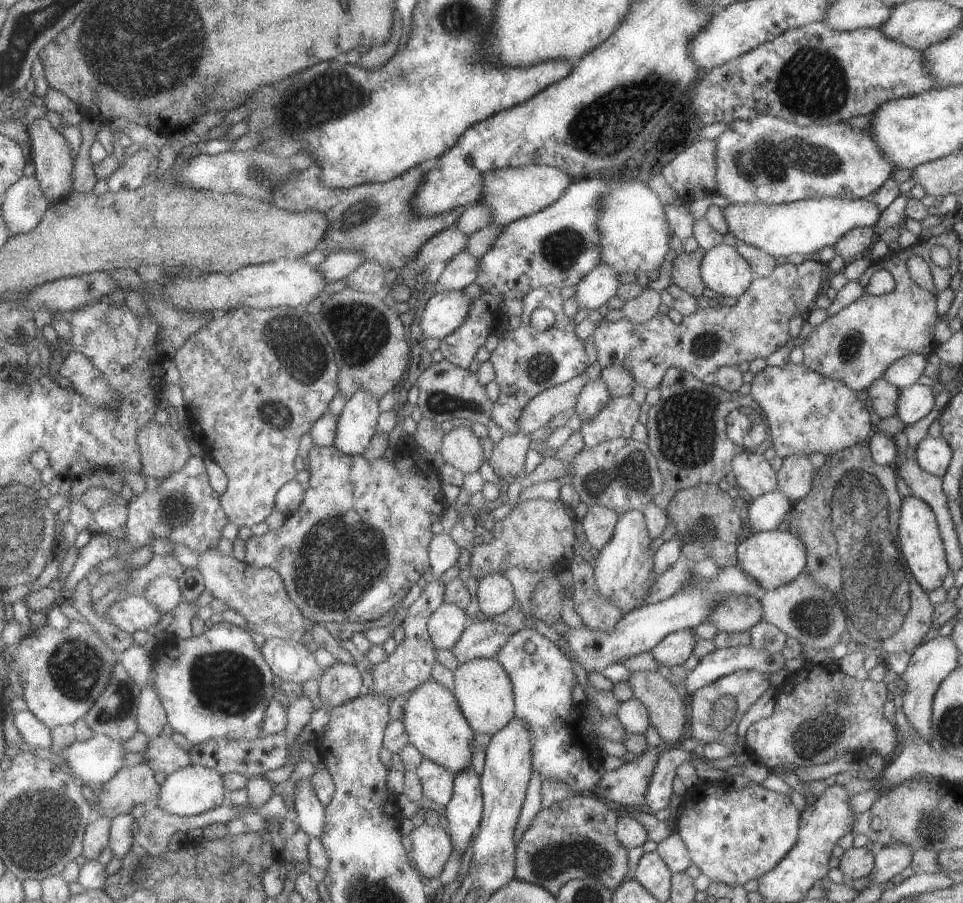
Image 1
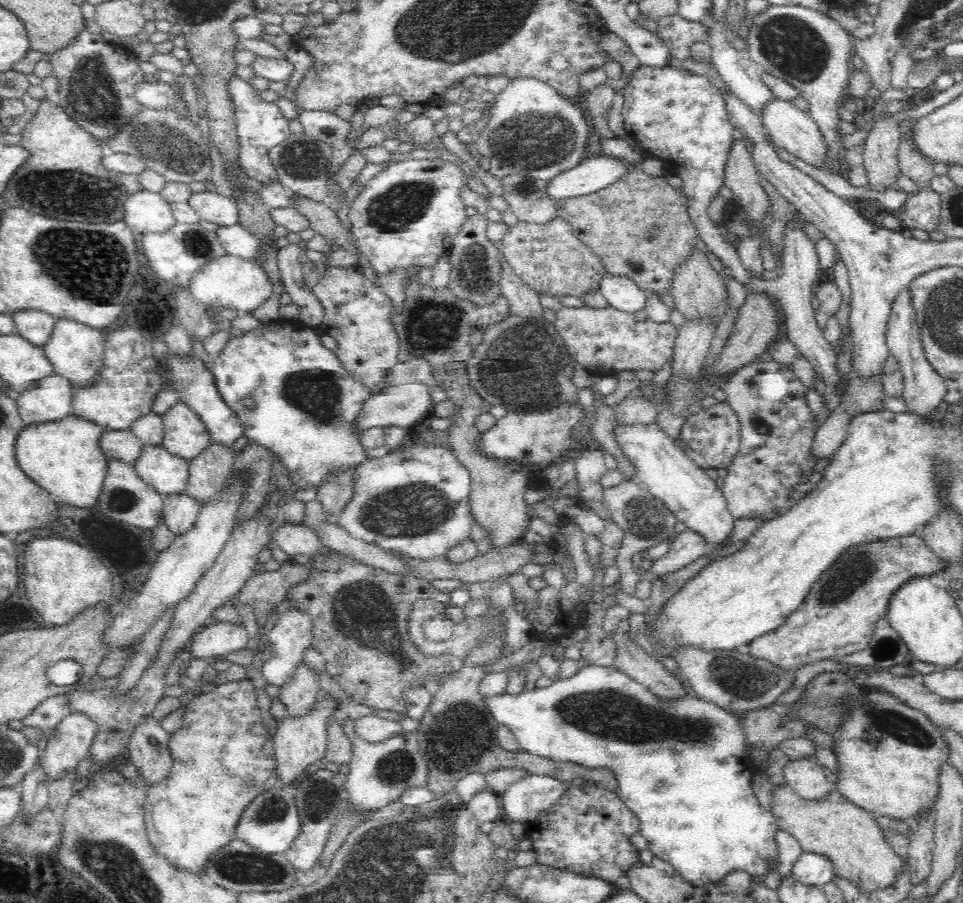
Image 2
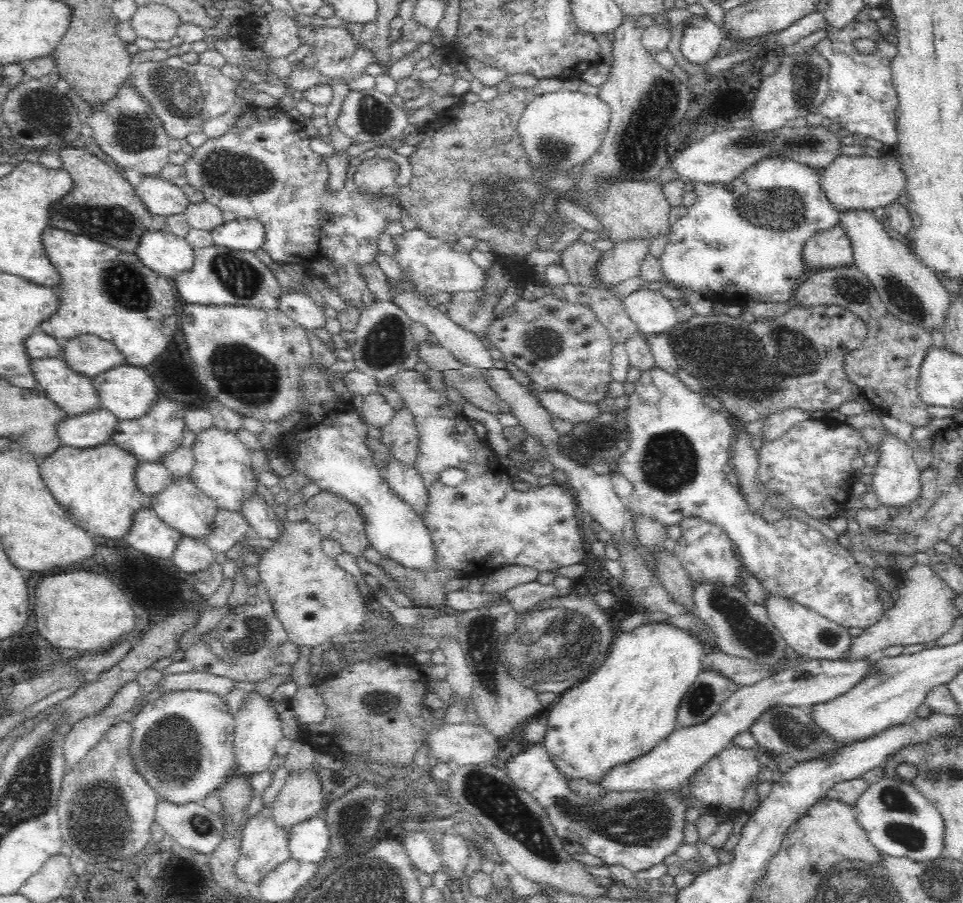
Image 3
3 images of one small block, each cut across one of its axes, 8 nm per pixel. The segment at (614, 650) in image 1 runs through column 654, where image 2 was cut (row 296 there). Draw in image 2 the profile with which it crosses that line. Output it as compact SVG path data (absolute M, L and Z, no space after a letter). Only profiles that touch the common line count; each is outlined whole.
M606 274L601 280L599 290L606 302L616 310L634 314L644 308L647 294L630 278Z

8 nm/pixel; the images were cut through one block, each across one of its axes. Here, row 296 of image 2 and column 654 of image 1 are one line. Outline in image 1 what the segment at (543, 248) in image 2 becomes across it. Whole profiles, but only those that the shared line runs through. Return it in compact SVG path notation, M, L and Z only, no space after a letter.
M633 509L618 516L610 542L603 546L593 562L595 594L609 600L624 615L639 607L643 598L647 598L655 576L651 574L655 550L650 549L652 542L646 528L645 516L641 510Z

